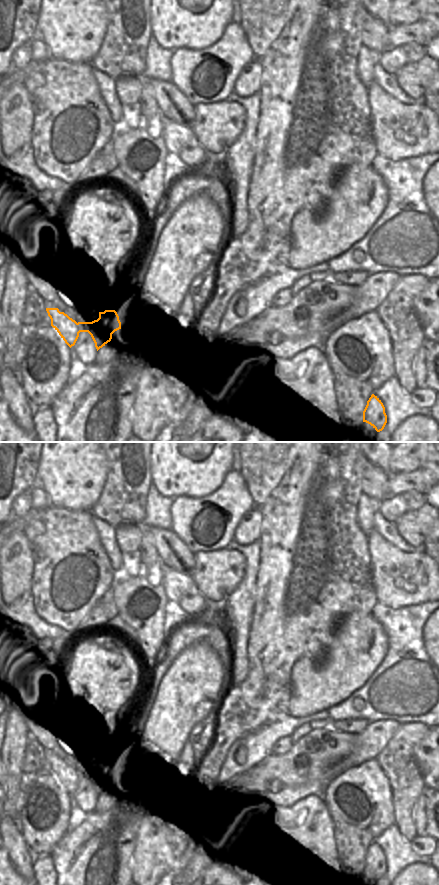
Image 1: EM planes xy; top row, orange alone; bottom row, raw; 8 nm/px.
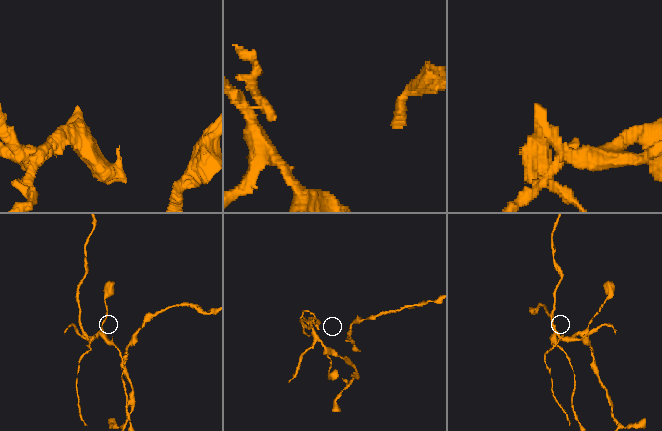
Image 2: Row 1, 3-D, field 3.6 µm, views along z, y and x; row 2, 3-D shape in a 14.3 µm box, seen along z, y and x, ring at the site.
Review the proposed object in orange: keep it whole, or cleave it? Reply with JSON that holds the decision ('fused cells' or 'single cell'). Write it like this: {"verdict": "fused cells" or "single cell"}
{"verdict": "fused cells"}

